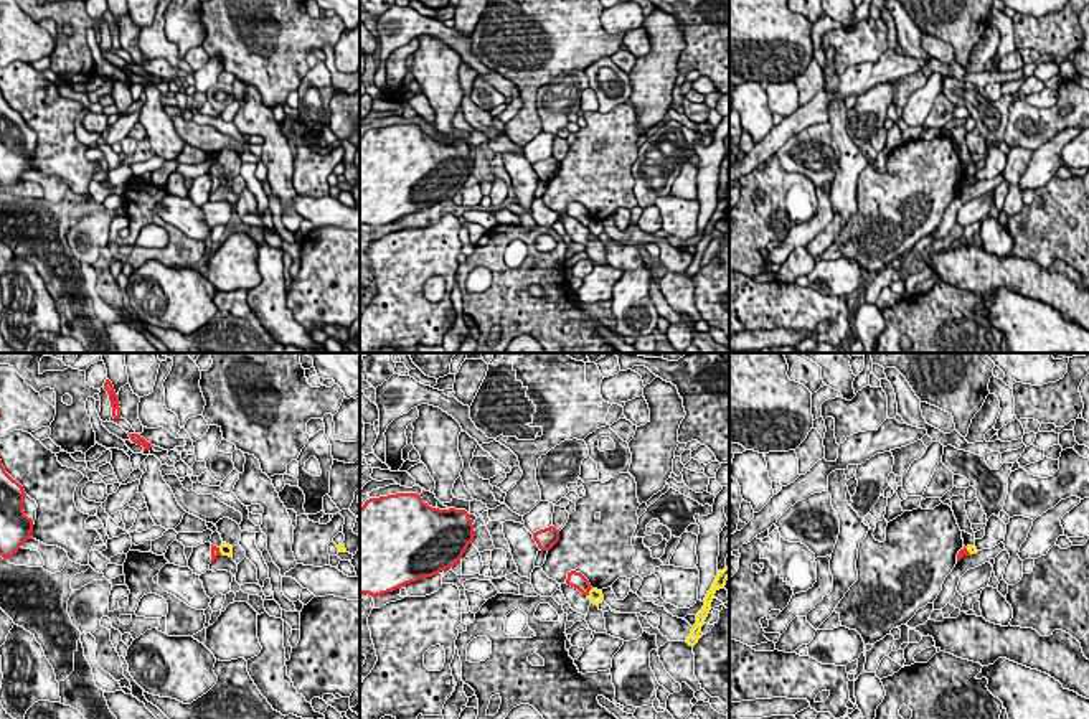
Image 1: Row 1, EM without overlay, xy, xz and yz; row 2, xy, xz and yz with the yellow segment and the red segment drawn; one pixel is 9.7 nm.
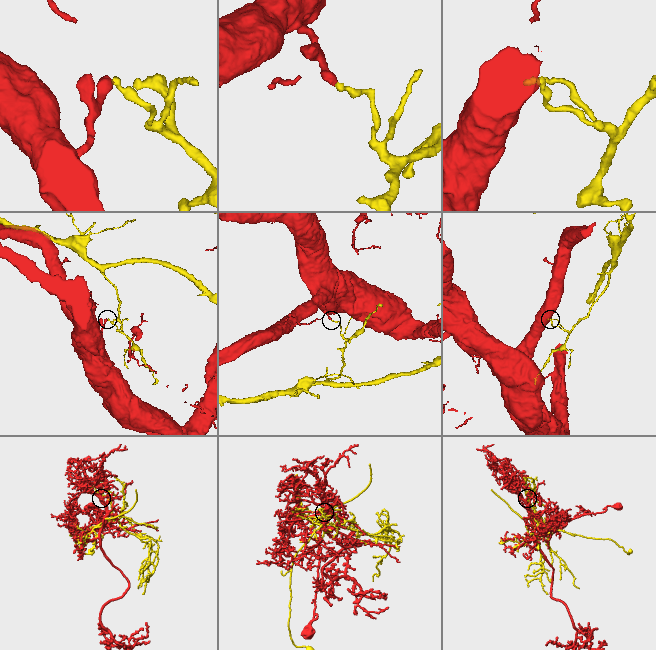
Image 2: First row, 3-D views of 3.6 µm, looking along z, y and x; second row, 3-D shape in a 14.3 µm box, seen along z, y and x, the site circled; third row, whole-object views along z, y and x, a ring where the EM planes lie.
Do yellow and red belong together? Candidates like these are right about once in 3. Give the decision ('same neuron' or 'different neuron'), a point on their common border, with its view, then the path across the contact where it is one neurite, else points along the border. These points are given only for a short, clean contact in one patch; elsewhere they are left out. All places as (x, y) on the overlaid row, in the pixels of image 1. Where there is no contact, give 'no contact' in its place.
different neuron; contact xz (589, 592); border xz (591, 587), (588, 596)

